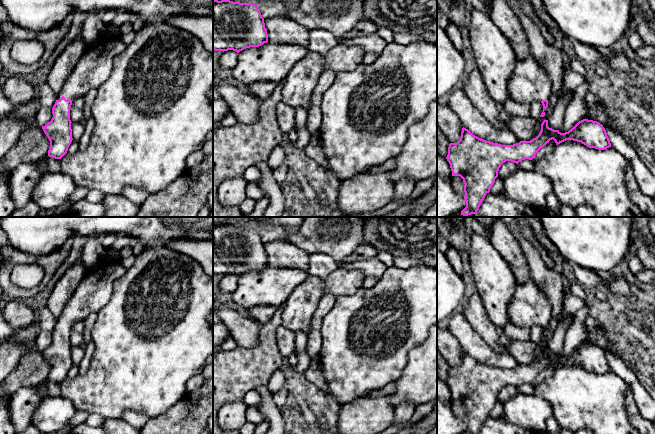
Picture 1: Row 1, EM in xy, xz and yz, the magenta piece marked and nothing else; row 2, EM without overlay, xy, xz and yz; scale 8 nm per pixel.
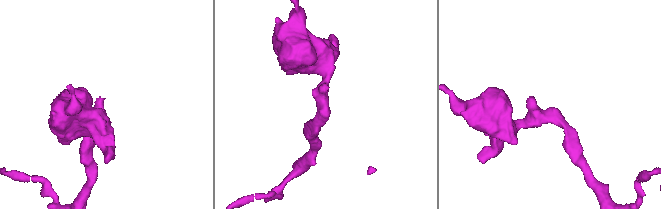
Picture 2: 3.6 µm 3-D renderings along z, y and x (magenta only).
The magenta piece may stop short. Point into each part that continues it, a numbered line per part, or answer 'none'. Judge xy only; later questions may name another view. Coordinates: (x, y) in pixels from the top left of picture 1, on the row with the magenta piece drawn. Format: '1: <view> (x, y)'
1: xy (94, 67)

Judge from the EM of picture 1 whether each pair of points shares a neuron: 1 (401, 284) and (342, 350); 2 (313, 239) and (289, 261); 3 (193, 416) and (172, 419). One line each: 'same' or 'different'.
1: same
2: different
3: same

